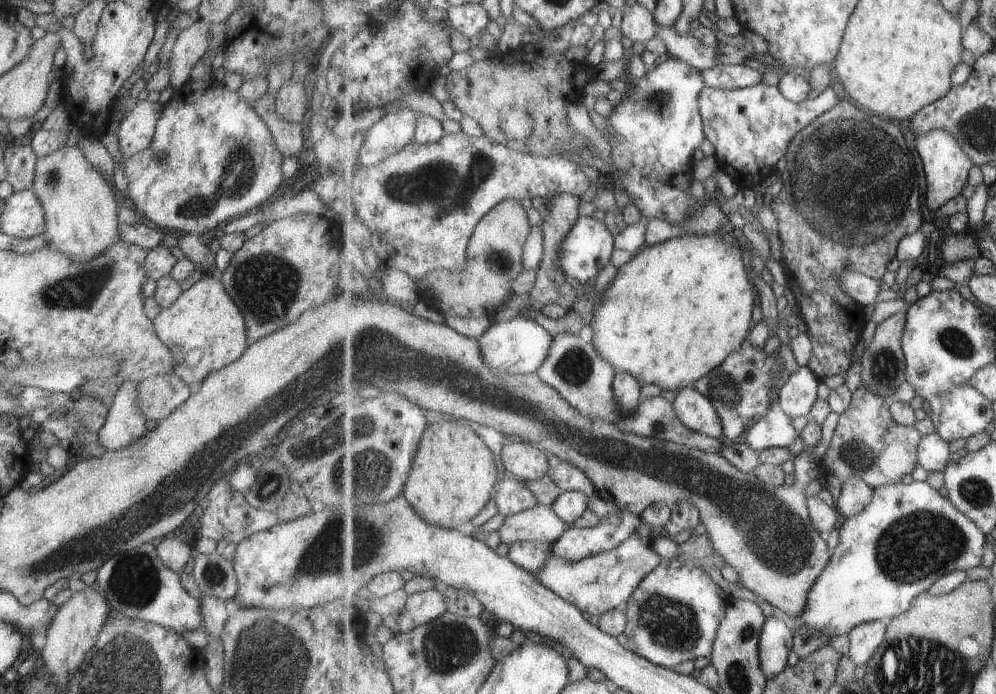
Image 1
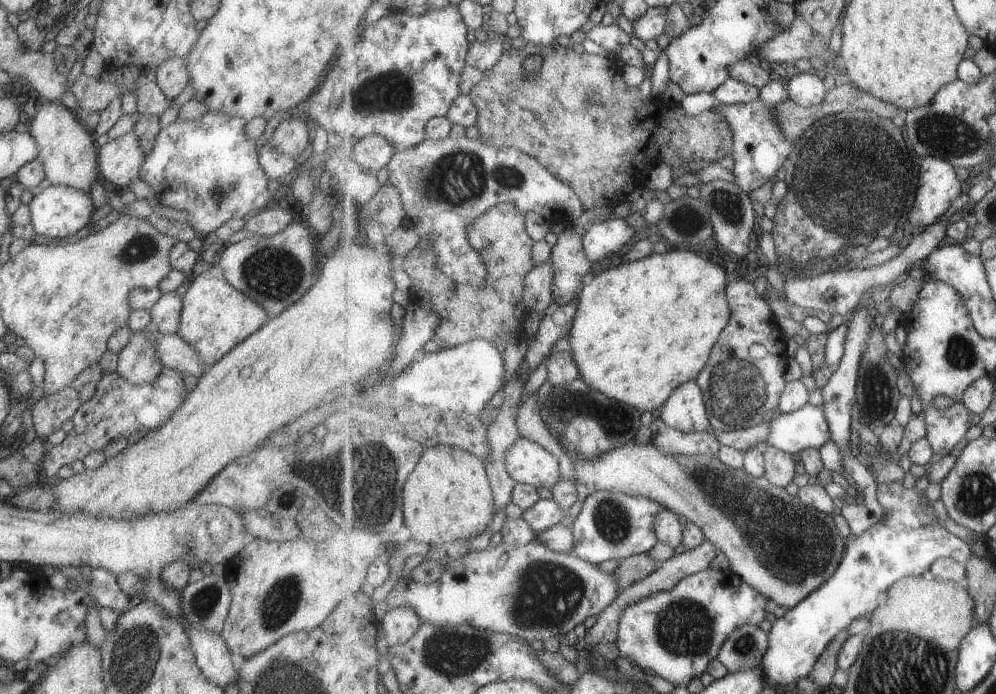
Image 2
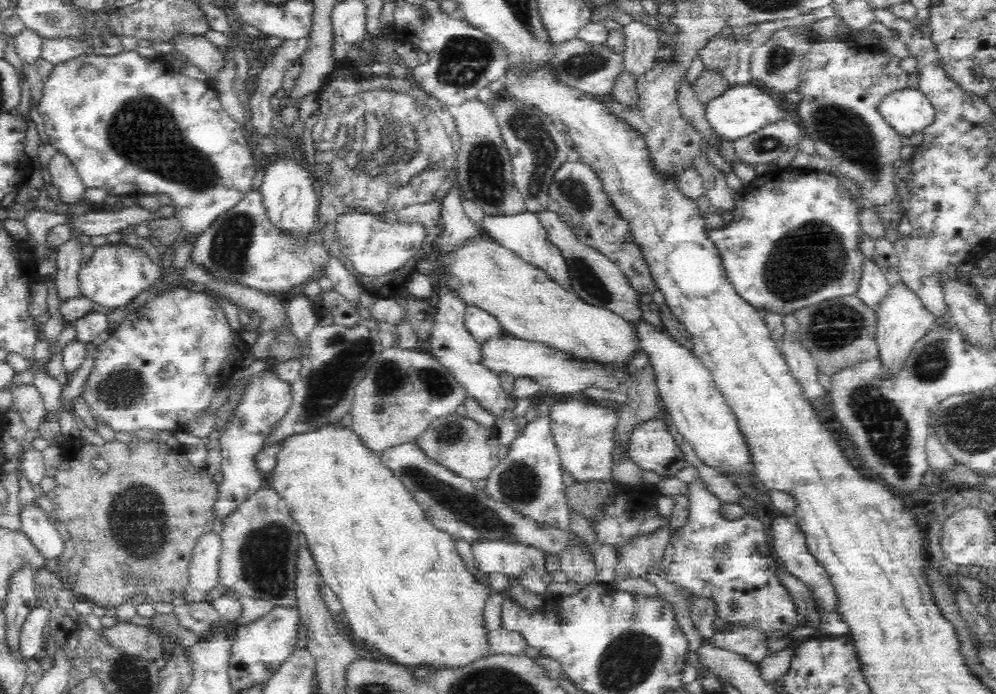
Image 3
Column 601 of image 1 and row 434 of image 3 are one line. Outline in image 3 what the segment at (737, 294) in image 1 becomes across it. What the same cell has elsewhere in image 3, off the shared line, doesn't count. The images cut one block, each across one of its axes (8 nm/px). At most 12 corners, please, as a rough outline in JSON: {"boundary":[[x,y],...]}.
{"boundary":[[334,423],[271,472],[353,638],[492,655],[455,540]]}

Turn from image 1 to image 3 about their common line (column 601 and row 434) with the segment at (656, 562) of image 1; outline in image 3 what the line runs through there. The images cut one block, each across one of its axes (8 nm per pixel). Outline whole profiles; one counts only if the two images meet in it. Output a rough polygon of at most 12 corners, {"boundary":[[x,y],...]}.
{"boundary":[[569,399],[548,412],[576,483],[613,482],[619,417]]}

